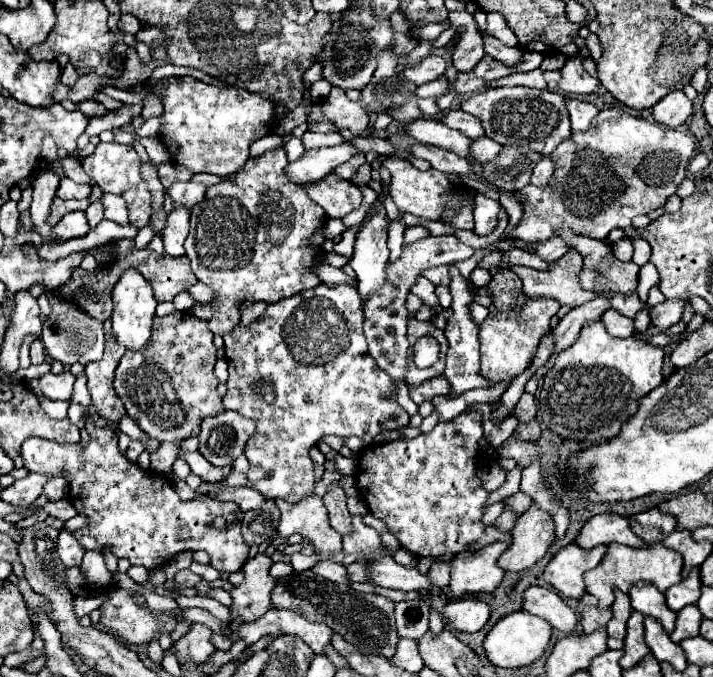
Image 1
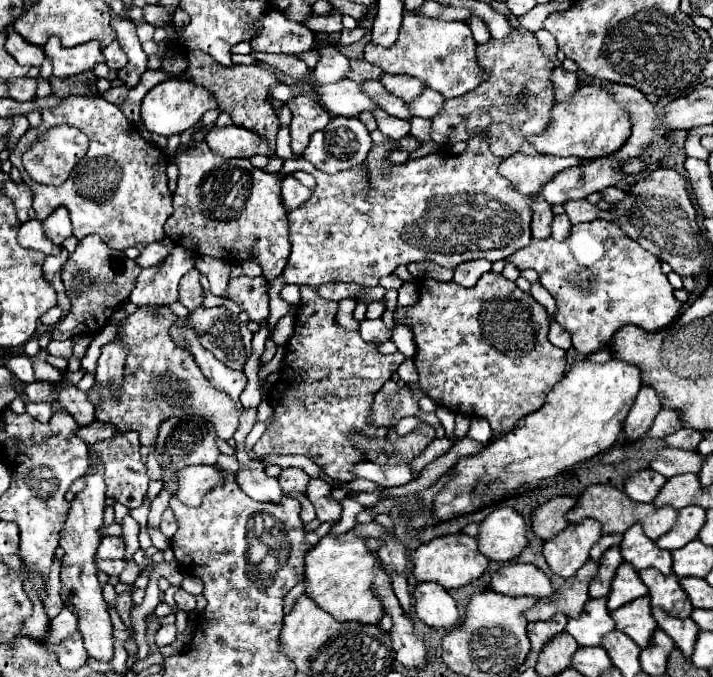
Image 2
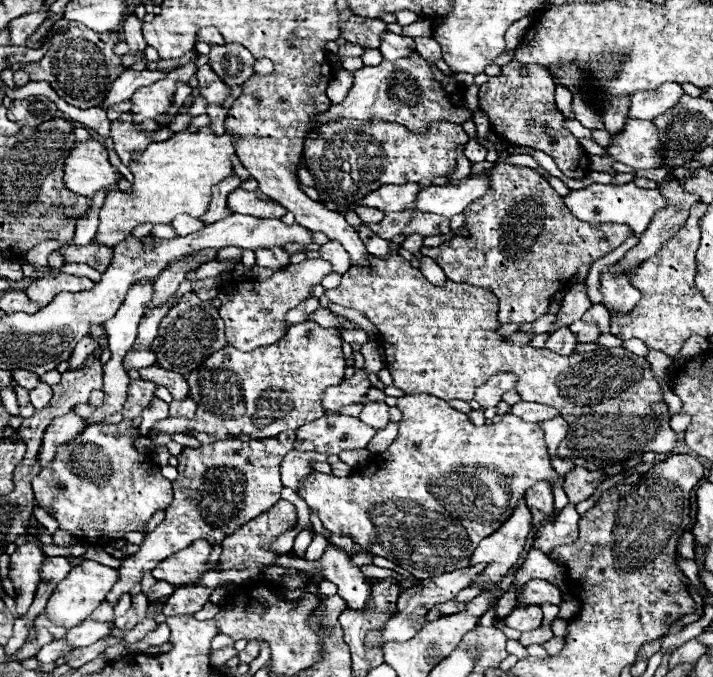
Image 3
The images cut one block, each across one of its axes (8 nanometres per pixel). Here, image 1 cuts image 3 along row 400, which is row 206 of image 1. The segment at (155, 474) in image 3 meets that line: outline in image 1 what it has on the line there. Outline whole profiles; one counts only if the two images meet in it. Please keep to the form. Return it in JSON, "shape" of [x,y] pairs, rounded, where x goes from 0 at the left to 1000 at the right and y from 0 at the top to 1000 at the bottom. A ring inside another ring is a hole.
{"shape":[[[140,210],[135,216],[135,222],[115,236],[115,248],[143,278],[143,284],[154,284],[154,287],[174,292],[182,331],[194,338],[209,331],[213,315],[210,284],[208,284],[208,275],[202,272],[202,266],[196,263],[196,230],[191,227],[191,222],[185,216],[174,216],[165,210],[157,210],[157,213]]]}

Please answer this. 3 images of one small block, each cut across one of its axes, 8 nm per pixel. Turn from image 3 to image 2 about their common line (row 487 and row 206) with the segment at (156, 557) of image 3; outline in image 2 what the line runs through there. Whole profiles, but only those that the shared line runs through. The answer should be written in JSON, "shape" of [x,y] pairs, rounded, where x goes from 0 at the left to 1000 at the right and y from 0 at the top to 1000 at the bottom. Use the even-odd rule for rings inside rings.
{"shape":[[[286,207],[266,210],[266,216],[258,225],[247,227],[244,236],[252,248],[252,263],[244,284],[244,313],[230,331],[233,349],[241,352],[247,360],[272,369],[275,375],[283,372],[323,390],[353,384],[367,393],[373,414],[384,414],[387,408],[393,408],[401,396],[407,375],[407,328],[393,298],[396,260],[362,251],[351,242],[351,236],[309,233],[292,219],[292,213],[286,213]]]}

